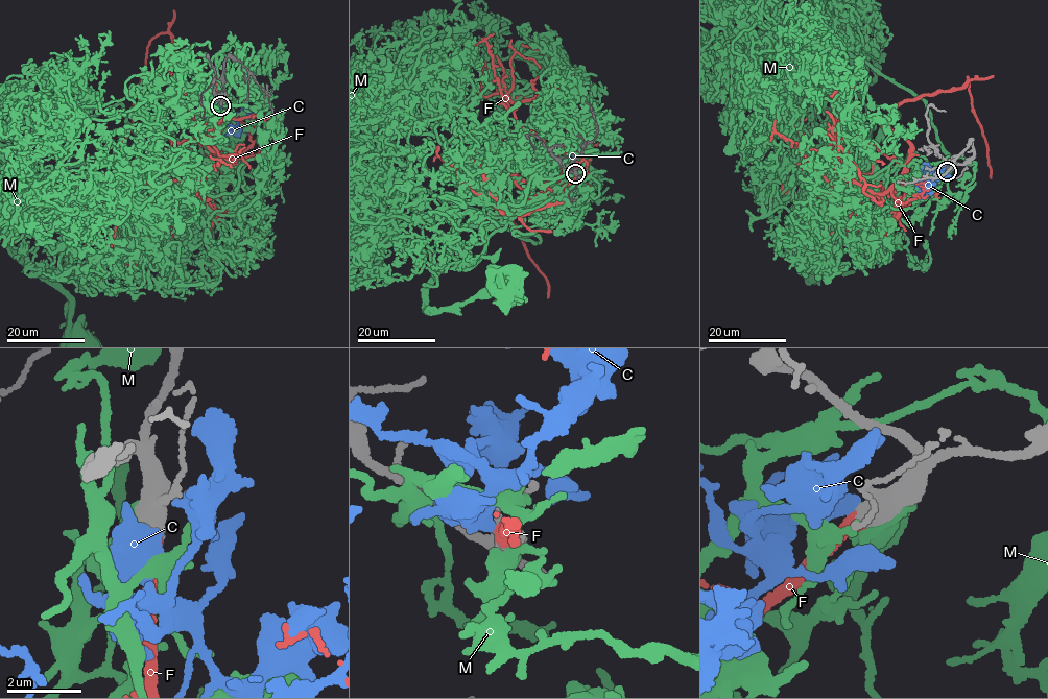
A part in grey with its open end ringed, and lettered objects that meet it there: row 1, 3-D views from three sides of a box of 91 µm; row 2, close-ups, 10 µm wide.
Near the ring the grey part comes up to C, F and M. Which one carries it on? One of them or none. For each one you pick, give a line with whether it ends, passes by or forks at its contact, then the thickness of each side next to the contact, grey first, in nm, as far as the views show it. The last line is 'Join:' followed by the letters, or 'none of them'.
F: It ends there. Thickness 400 nm (grey) against 440 nm
Join: F

